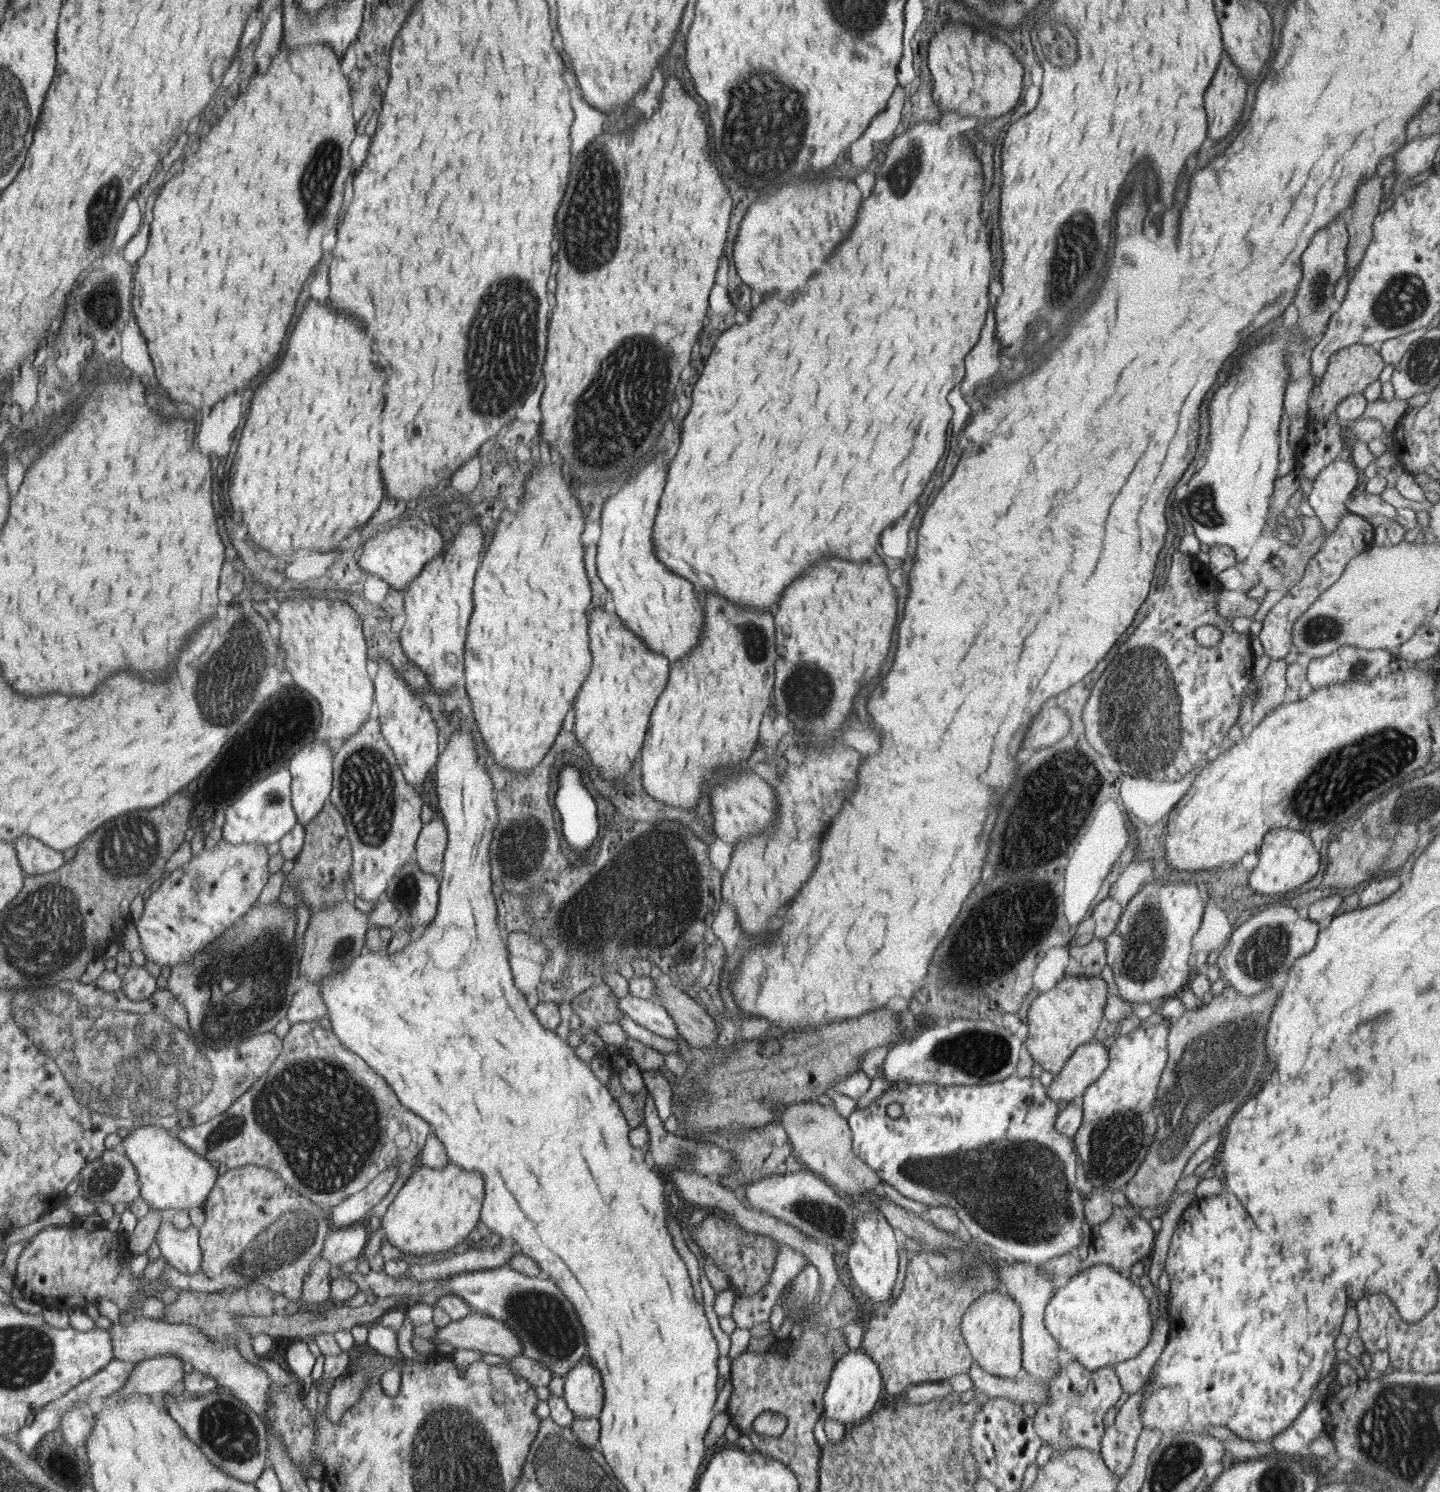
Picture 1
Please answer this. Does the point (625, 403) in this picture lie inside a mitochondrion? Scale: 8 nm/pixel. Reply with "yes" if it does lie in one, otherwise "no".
yes

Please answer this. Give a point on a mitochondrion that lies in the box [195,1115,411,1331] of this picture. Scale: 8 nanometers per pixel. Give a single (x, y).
(296, 1227)

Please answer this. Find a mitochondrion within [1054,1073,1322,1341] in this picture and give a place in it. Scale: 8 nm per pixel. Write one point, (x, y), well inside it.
(1115, 1141)

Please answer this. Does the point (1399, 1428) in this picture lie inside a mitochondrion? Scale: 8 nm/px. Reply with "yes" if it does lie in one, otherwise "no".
yes

